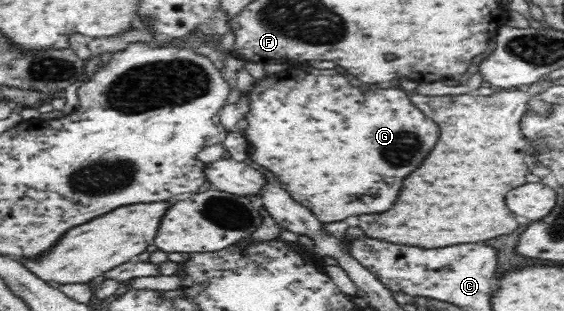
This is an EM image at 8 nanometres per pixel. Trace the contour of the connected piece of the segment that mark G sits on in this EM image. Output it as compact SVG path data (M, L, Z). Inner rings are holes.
M313 67L303 70L291 69L267 75L258 80L255 79L253 89L246 91L246 104L249 111L245 118L249 126L243 130L244 136L251 145L250 159L257 165L271 169L279 177L279 181L283 181L281 186L289 191L289 195L301 205L308 207L322 223L344 220L361 214L383 213L383 211L391 209L391 205L395 203L397 193L401 189L401 181L411 173L411 169L415 169L425 159L425 155L431 151L431 147L435 145L437 135L439 135L439 127L431 119L427 119L427 116L410 102L405 92L397 91L397 89L369 89L369 91L365 91L361 87L351 87L343 75L337 75L331 69L313 69Z

